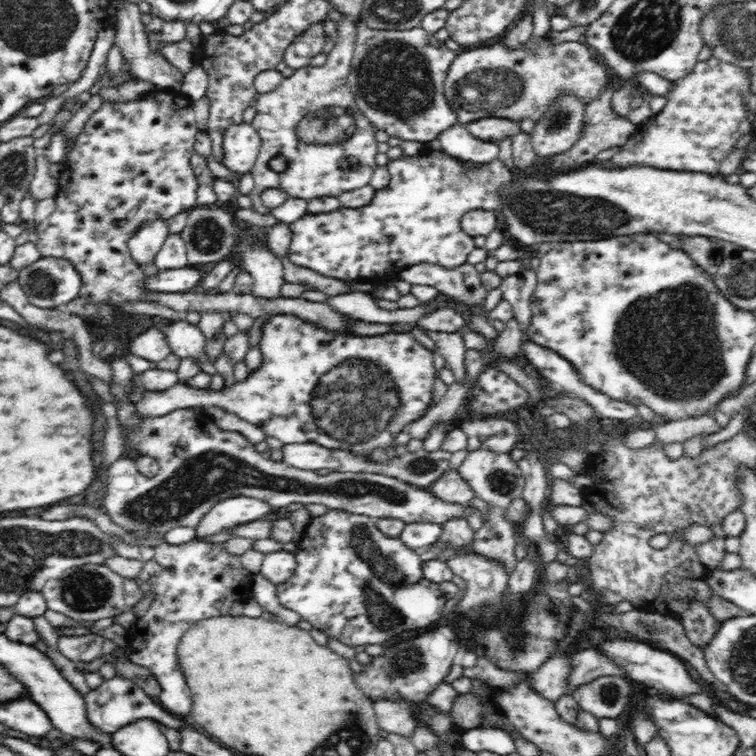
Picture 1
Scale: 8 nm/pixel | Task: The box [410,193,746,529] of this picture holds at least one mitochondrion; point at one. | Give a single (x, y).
(667, 341)

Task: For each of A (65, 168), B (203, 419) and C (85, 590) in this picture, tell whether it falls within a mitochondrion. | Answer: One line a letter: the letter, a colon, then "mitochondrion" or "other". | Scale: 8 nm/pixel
A: other
B: other
C: mitochondrion

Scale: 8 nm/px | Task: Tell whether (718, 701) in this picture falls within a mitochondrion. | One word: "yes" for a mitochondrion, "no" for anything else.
no

